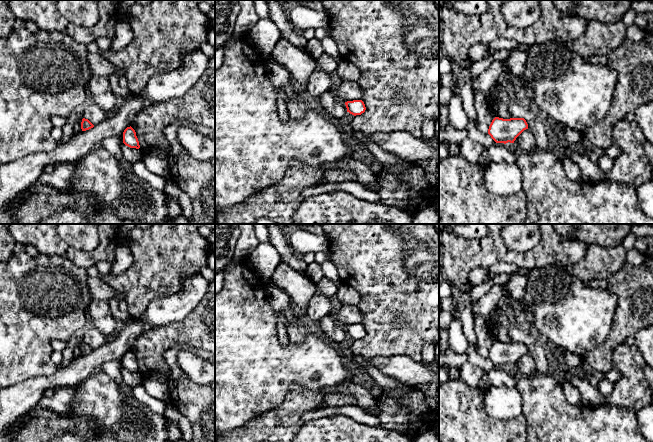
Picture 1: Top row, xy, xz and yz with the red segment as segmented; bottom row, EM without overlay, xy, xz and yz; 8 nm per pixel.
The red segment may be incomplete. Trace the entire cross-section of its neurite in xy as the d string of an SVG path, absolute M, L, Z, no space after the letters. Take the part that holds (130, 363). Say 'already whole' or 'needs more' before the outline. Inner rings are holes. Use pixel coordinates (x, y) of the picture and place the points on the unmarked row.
already whole; M131 350L127 351L123 356L123 367L130 372L140 372L136 356Z

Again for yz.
already whole; M495 341L488 353L488 358L496 367L514 367L516 362L528 353L524 342L503 343Z

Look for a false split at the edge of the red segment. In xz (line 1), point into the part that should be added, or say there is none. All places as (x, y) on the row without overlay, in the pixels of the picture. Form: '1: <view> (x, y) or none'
1: none

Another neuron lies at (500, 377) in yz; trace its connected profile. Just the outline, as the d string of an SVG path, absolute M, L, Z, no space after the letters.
M496 368L488 372L492 387L516 387L517 378L512 371L506 368Z

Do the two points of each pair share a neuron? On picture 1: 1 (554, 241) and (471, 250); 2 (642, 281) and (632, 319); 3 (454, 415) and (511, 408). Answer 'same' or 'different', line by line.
1: same
2: same
3: different

